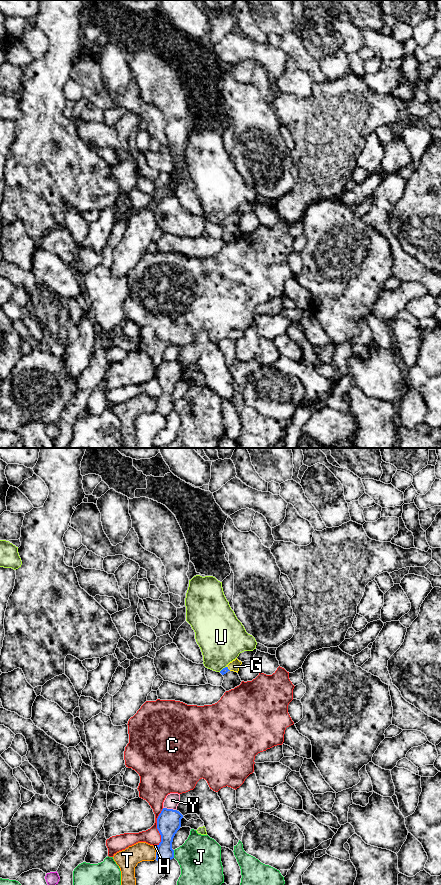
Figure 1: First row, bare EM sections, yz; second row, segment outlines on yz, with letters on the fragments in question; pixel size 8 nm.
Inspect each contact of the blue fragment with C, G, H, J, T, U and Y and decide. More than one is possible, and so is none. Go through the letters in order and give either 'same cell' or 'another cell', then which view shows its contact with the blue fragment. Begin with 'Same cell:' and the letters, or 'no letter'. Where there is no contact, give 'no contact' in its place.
Same cell: G
C: another cell | yz
G: same cell | yz
H: another cell | yz
J: another cell | yz
T: another cell | yz
U: another cell | yz
Y: another cell | yz

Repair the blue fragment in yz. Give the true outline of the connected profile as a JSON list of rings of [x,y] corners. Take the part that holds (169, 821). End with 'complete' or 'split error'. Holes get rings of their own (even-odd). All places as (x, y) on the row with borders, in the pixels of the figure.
[[[163,808],[157,818],[157,829],[161,835],[161,842],[156,848],[156,859],[164,864],[174,858],[172,842],[175,834],[181,827],[183,815],[173,809]]]; complete

